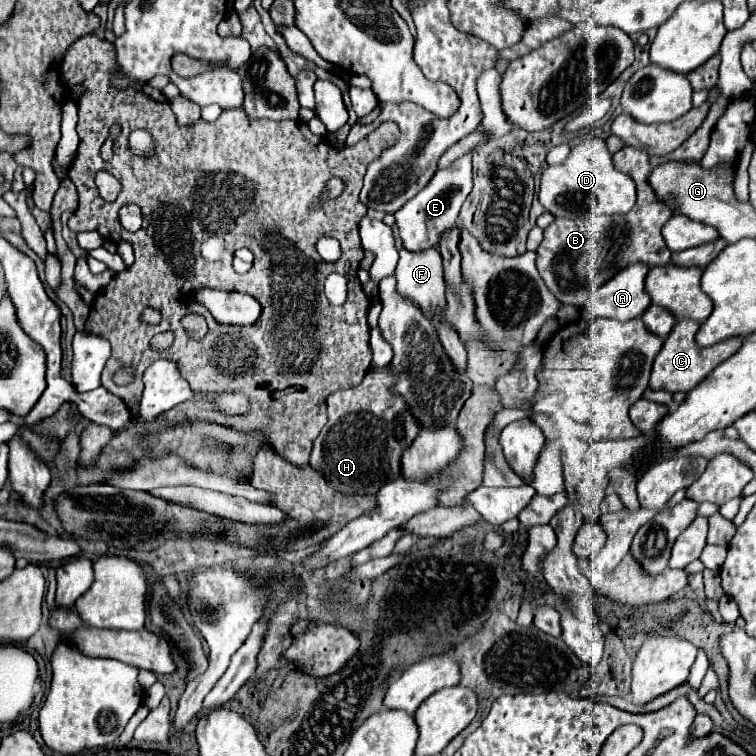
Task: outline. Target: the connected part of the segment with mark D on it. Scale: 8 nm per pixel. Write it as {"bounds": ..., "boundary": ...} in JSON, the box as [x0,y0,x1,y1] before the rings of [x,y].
{"bounds":[540,137,636,219],"boundary":[[[598,137],[584,139],[572,147],[568,159],[560,165],[548,165],[540,177],[540,203],[554,217],[576,219],[582,215],[628,213],[636,201],[636,187],[630,175],[612,167],[606,143]]]}

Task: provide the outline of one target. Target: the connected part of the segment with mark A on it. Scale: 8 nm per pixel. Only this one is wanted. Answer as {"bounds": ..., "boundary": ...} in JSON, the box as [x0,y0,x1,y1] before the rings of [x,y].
{"bounds":[594,263,650,321],"boundary":[[[634,263],[604,283],[596,293],[594,313],[618,321],[640,317],[650,305],[650,297],[644,293],[644,277],[648,269],[650,267],[644,263]]]}

